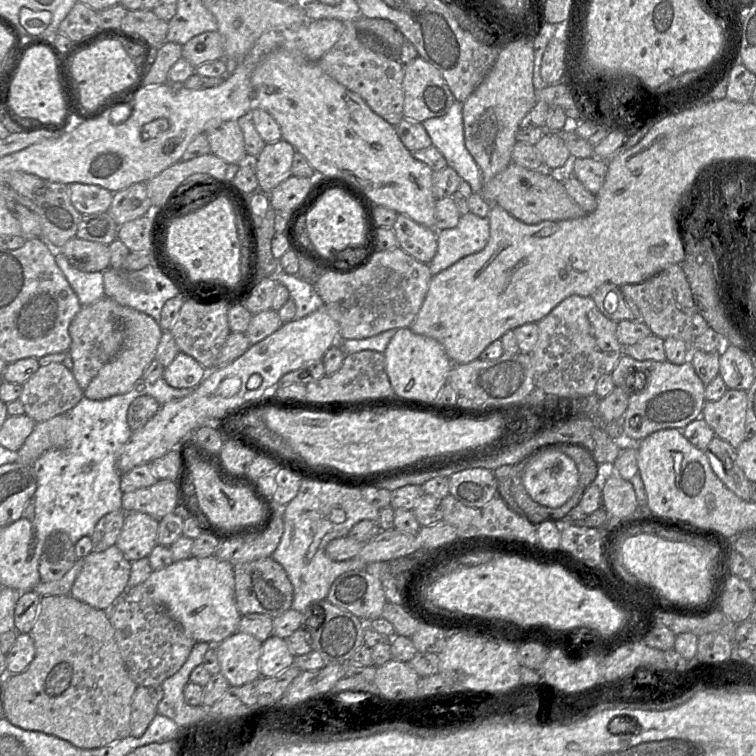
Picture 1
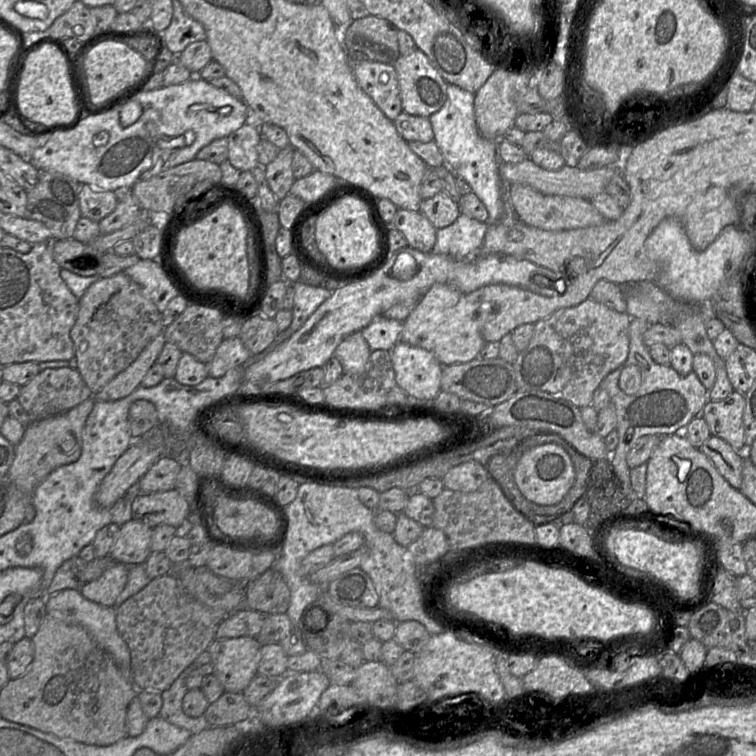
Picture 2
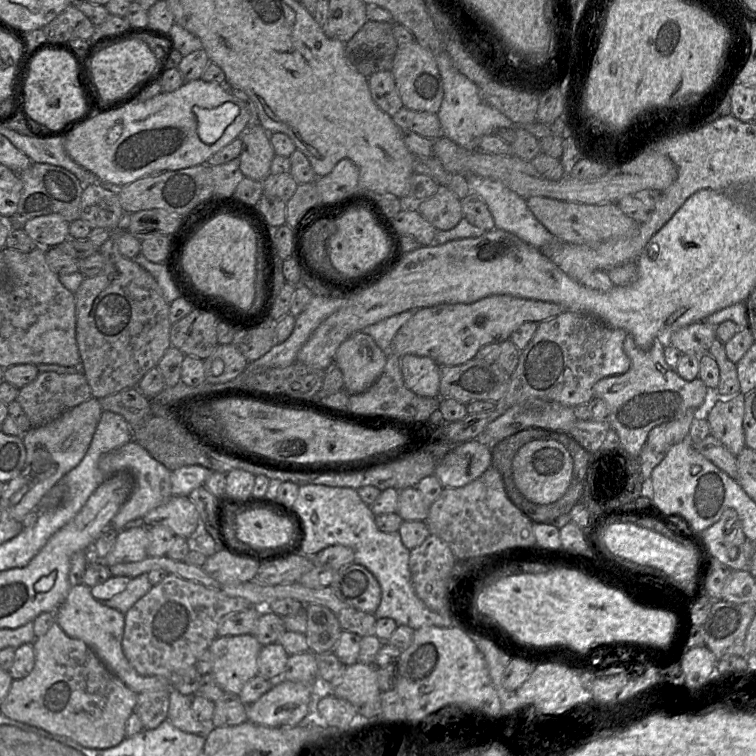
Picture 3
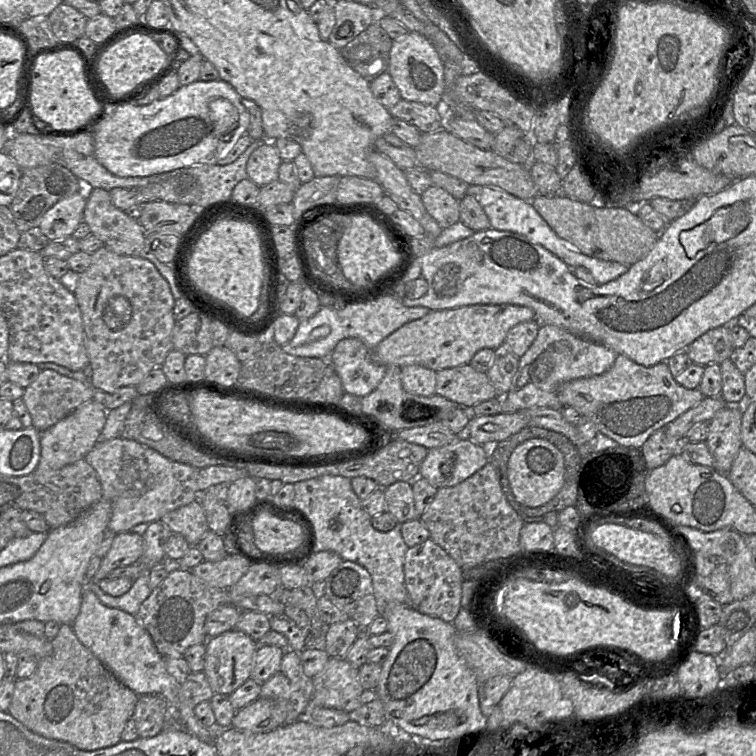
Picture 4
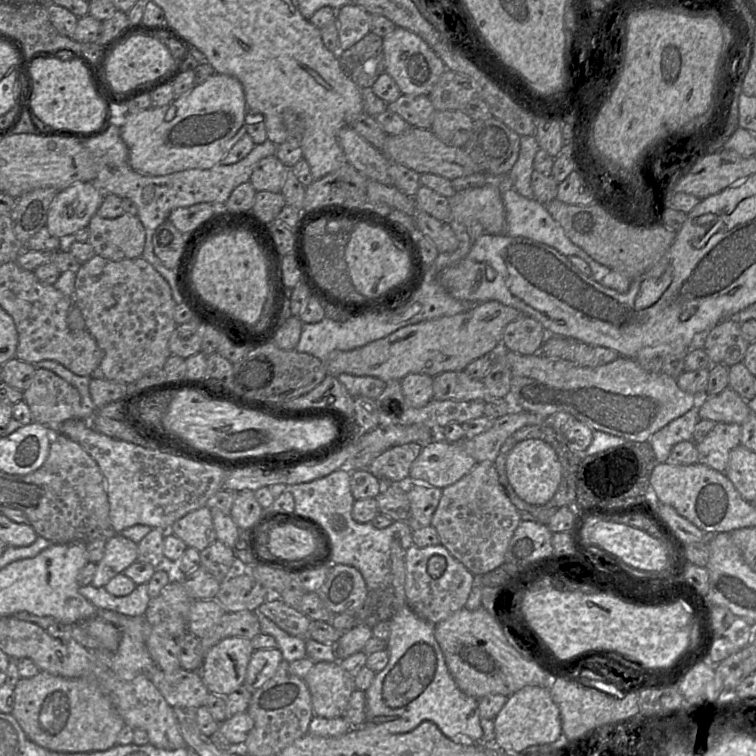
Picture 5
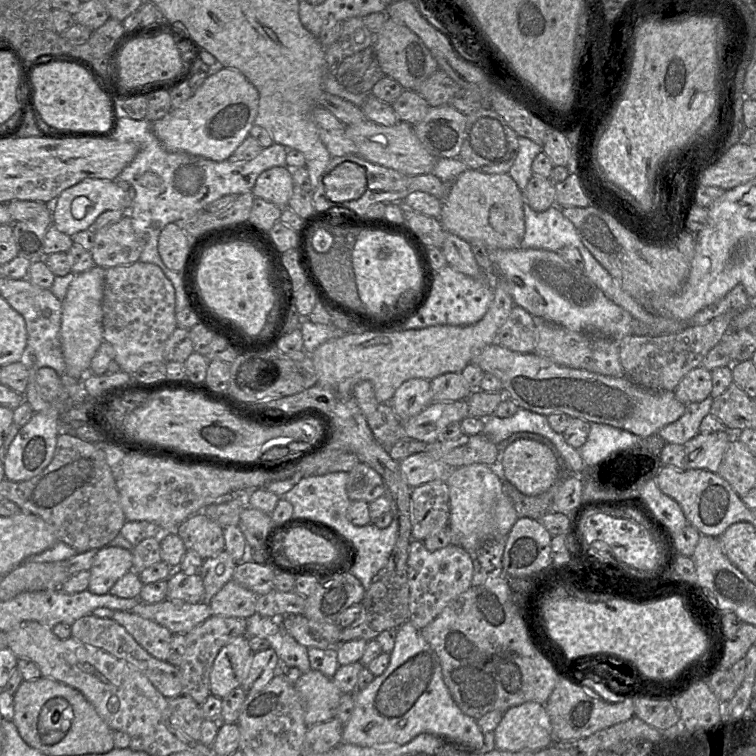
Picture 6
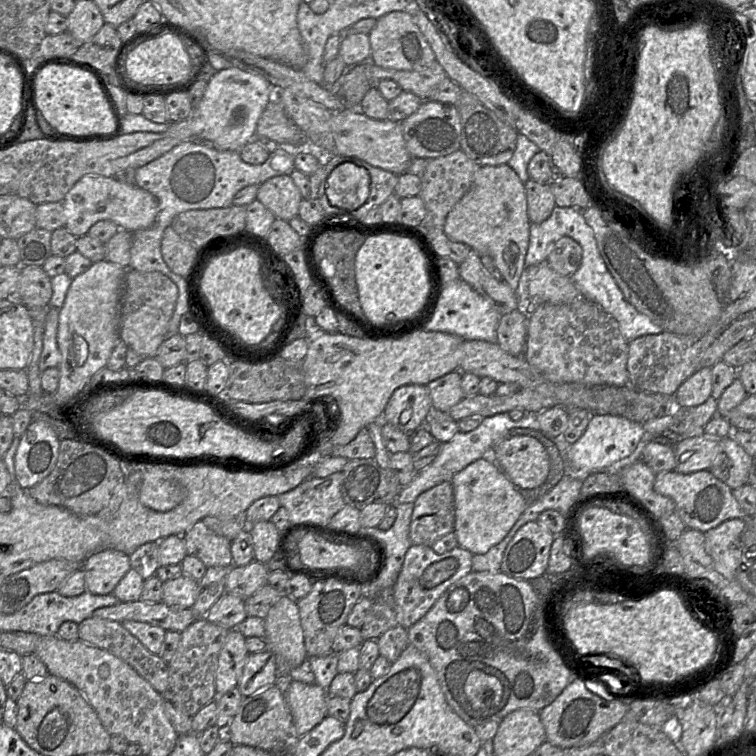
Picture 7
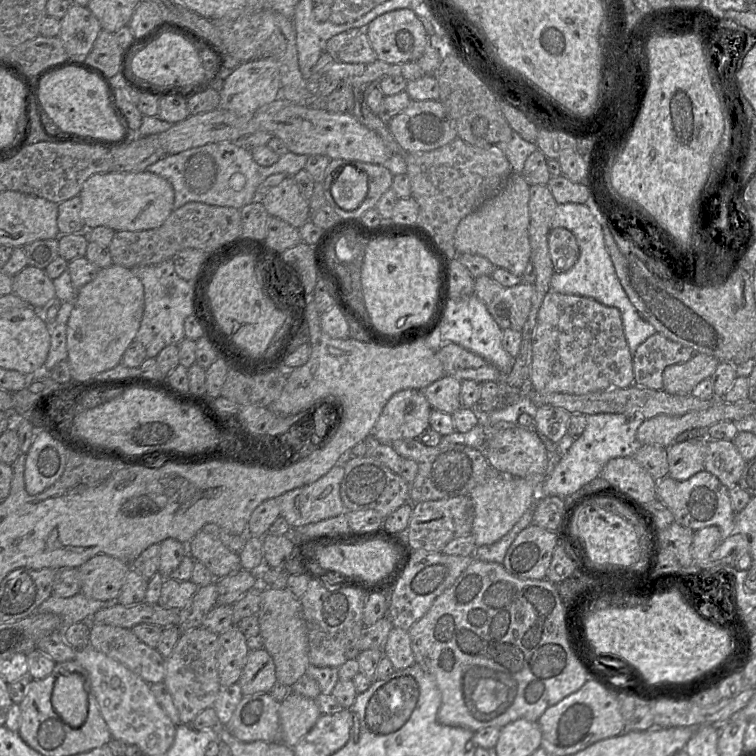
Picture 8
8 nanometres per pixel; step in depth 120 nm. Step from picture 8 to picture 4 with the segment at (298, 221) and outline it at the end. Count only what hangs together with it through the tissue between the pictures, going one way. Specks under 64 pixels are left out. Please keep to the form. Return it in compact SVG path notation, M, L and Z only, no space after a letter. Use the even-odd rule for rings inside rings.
M264 134L264 143L252 152L247 161L247 176L257 186L265 186L278 180L278 170L281 163L282 159L275 145L273 142L269 142Z

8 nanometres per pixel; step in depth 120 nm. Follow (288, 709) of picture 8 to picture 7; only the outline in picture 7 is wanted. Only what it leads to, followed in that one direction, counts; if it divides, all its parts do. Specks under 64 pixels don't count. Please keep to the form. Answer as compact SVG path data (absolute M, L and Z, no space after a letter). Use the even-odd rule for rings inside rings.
M292 681L285 698L299 737L310 732L328 716L328 697L328 690L316 683Z

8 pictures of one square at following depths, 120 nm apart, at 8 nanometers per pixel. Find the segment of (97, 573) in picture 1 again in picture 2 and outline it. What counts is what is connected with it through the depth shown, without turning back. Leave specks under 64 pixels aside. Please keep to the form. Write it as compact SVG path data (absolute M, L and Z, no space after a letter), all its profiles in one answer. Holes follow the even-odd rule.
M115 563L98 579L83 584L81 594L97 604L113 607L128 582L129 568L123 563Z

